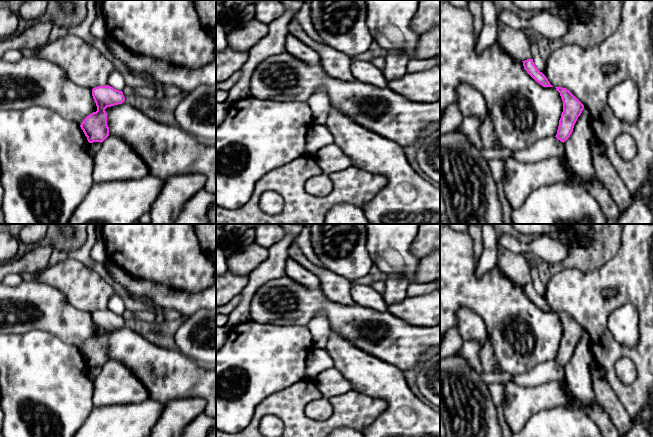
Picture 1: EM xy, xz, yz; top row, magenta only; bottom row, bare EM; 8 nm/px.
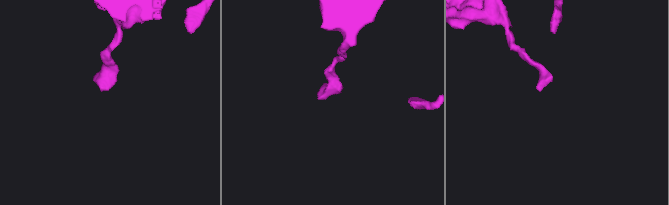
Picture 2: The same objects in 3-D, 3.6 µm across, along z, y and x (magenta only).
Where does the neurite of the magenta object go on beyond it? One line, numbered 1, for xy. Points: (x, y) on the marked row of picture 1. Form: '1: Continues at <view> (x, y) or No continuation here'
1: No continuation here

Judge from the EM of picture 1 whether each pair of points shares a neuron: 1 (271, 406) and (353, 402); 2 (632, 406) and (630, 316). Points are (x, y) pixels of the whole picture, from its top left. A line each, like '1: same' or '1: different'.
1: same
2: different

